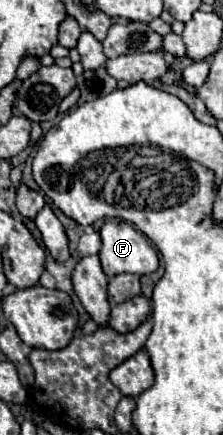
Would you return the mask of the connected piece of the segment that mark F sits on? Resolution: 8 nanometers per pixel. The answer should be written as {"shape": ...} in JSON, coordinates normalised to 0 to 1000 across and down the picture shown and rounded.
{"shape":[[[475,508],[448,526],[448,600],[484,637],[538,628],[664,632],[709,618],[709,582],[655,540],[565,508]]]}

